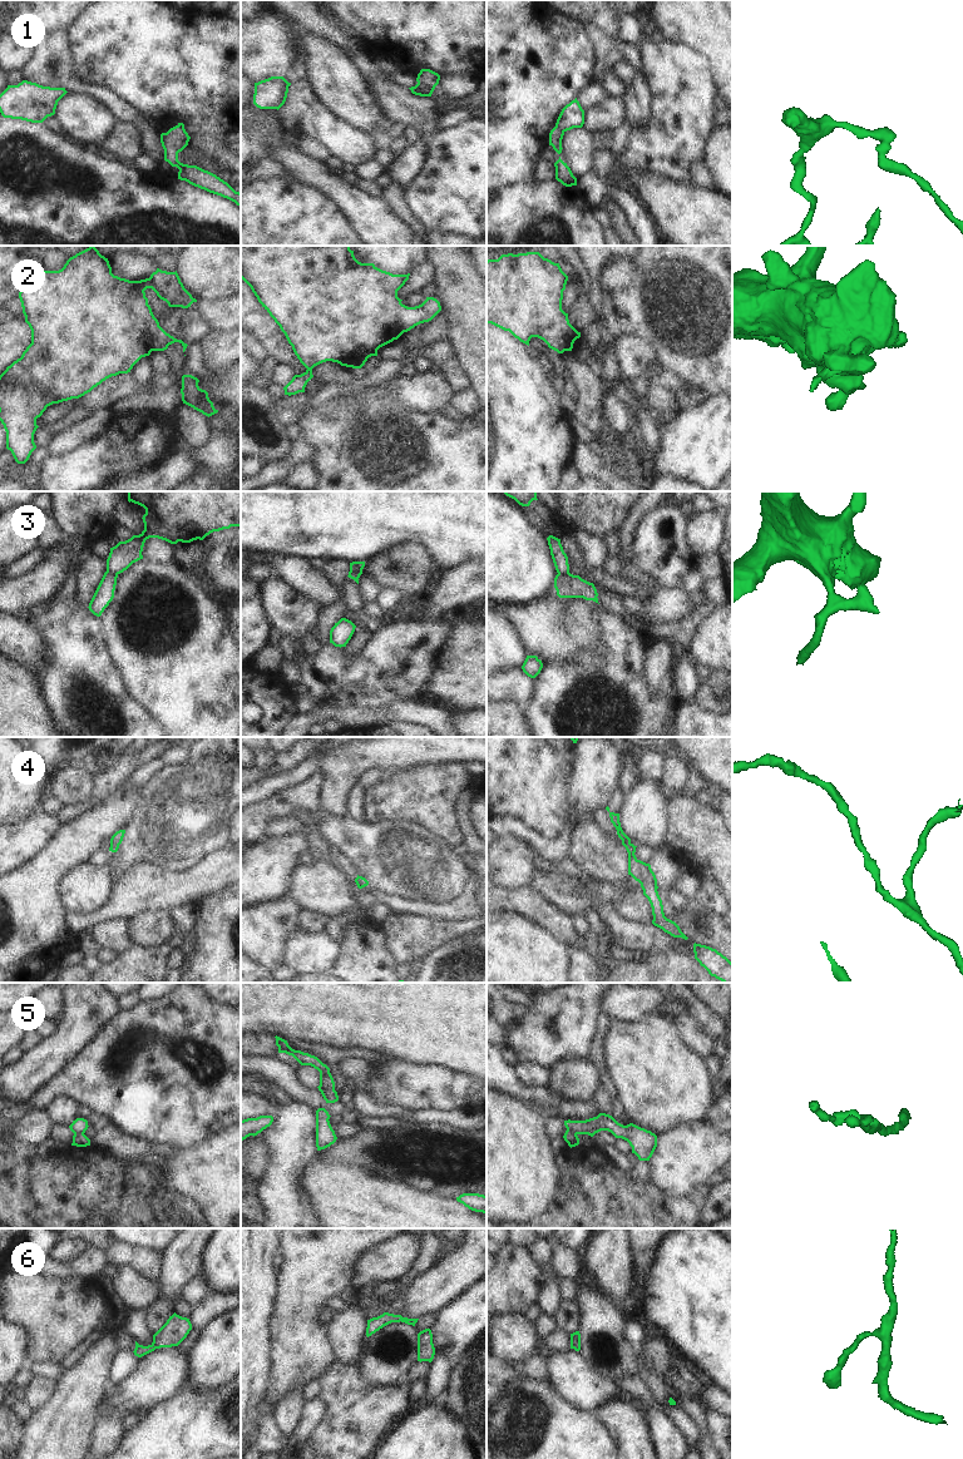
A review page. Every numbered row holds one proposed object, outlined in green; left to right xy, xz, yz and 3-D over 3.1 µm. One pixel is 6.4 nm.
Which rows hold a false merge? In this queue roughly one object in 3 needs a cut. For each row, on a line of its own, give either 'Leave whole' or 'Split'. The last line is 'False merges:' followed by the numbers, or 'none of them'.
1: Leave whole
2: Leave whole
3: Split
4: Leave whole
5: Split
6: Leave whole
False merges: 3, 5

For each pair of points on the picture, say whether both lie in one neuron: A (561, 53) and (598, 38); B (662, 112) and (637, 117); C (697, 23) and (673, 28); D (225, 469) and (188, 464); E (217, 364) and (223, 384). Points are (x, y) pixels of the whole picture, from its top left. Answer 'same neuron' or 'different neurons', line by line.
A: different neurons
B: different neurons
C: same neuron
D: different neurons
E: different neurons

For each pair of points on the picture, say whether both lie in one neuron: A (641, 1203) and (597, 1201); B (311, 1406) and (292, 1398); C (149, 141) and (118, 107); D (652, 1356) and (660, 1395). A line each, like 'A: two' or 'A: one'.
A: one
B: two
C: two
D: two

